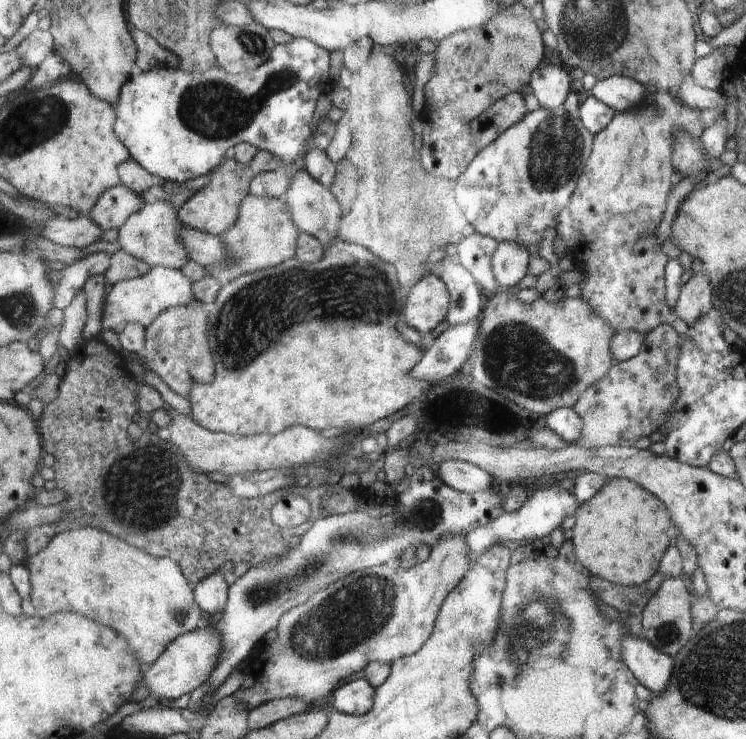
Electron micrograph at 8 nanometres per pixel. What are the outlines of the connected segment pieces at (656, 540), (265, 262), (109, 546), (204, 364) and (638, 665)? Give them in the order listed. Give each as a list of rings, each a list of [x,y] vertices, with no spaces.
[[[612,477],[606,479],[604,486],[588,502],[578,507],[573,528],[573,550],[575,556],[594,577],[617,585],[639,585],[658,572],[659,562],[668,548],[666,528],[670,528],[670,515],[649,490],[643,489],[634,481]]]
[[[245,196],[240,206],[240,218],[233,224],[225,234],[220,236],[225,250],[225,258],[231,265],[222,266],[220,263],[212,265],[207,274],[212,275],[220,284],[228,284],[242,275],[254,271],[260,271],[292,259],[297,254],[296,238],[298,236],[297,225],[289,211],[289,205],[282,198],[268,198],[261,196]]]
[[[90,525],[54,535],[46,548],[28,556],[26,565],[31,572],[29,598],[37,617],[72,610],[102,620],[102,624],[118,628],[148,666],[170,643],[199,626],[198,618],[203,614],[178,563],[138,550]]]
[[[192,299],[187,305],[162,311],[145,328],[145,354],[142,356],[145,365],[154,374],[158,374],[174,392],[188,399],[195,385],[214,380],[214,361],[208,342],[208,308],[202,302]]]
[[[631,634],[621,643],[621,649],[623,660],[642,686],[649,688],[655,697],[664,695],[674,668],[673,657]]]

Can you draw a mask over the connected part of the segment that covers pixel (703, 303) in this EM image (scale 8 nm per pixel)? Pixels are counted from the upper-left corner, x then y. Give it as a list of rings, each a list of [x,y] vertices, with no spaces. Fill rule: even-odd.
[[[702,270],[691,276],[681,288],[680,298],[672,310],[672,319],[693,325],[713,308],[712,293],[708,272]]]

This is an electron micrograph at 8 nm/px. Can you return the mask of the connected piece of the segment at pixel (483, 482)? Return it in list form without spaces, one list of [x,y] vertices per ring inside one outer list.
[[[448,459],[441,462],[435,472],[444,484],[457,489],[457,492],[472,494],[488,488],[492,482],[492,477],[485,469],[461,460]]]

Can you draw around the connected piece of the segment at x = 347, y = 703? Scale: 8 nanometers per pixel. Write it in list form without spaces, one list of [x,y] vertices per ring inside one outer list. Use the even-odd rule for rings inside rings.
[[[361,676],[353,677],[350,683],[334,692],[334,710],[358,716],[367,713],[373,705],[375,688]]]

